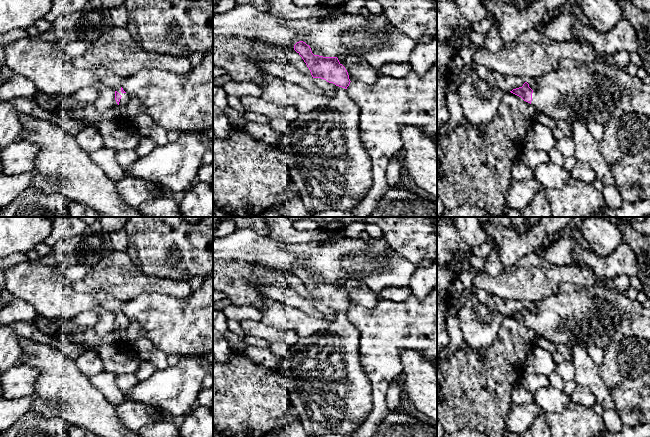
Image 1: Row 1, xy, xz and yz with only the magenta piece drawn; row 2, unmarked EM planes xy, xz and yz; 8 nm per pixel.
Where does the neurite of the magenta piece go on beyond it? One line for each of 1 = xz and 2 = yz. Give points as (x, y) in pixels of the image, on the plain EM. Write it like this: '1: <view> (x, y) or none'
1: xz (328, 387)
2: yz (600, 314)

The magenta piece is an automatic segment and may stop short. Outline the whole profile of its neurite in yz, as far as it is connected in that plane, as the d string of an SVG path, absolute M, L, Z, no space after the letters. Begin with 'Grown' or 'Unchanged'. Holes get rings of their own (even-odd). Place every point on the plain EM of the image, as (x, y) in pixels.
Grown. M596 277L595 283L590 287L561 283L556 293L535 301L532 305L537 310L535 314L525 306L522 311L510 316L554 344L594 344L604 350L611 342L629 337L650 341L650 308L645 308L637 300L629 299L624 292L618 290L612 279Z

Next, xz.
Grown. M303 265L297 266L294 274L302 281L313 302L324 303L335 308L336 312L325 330L299 338L289 346L287 355L280 360L280 369L287 377L292 408L298 411L300 422L310 437L329 433L350 435L366 421L372 410L372 386L360 362L360 332L347 316L351 306L348 296L337 281L314 279L310 270Z

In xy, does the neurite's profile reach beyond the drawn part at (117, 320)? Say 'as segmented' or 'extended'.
extended

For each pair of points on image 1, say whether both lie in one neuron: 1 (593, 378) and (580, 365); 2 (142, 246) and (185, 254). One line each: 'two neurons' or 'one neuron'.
1: one neuron
2: one neuron

